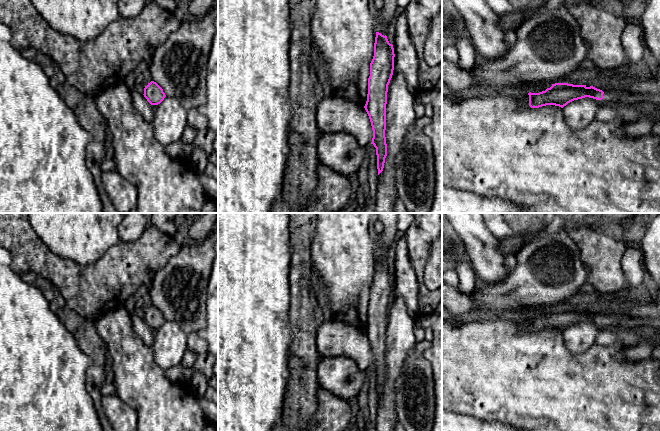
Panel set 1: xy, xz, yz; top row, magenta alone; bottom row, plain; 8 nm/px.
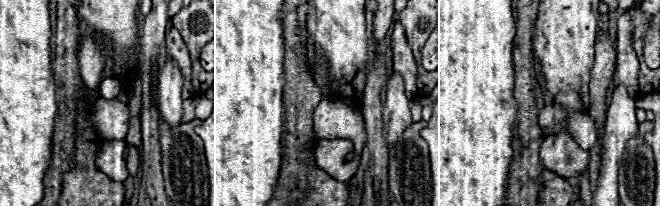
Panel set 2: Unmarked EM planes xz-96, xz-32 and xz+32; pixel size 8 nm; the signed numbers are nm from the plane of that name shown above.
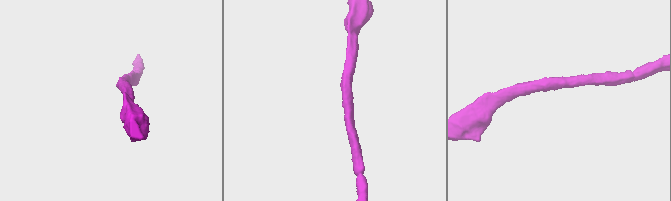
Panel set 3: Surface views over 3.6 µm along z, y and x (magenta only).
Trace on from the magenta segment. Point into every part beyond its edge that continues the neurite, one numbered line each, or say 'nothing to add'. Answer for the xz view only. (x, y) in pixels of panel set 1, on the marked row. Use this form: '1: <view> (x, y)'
nothing to add

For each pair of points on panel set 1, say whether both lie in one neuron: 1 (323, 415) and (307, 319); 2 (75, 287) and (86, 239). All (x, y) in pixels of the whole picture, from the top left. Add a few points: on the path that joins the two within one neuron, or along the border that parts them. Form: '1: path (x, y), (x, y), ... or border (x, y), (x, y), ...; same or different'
1: border (320, 387), (316, 393), (315, 411); different
2: border (58, 254), (81, 264), (92, 264), (102, 257); different

